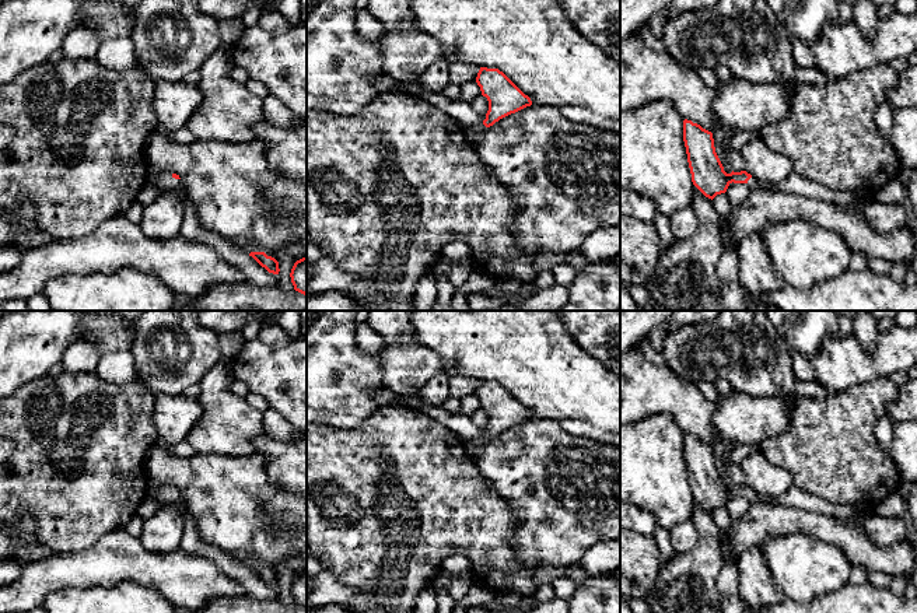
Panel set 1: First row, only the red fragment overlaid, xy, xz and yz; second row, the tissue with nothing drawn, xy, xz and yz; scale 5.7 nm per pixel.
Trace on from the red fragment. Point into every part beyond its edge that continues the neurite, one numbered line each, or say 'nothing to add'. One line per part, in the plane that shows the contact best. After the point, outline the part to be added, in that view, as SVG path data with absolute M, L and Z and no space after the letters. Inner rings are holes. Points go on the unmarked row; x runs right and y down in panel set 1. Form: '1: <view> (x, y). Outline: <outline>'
1: xy (164, 496). Outline: M162 484L151 495L160 507L169 505L181 500L181 493L175 493L171 486Z

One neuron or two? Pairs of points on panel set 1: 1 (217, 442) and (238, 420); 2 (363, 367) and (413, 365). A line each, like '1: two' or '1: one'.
1: one
2: two

